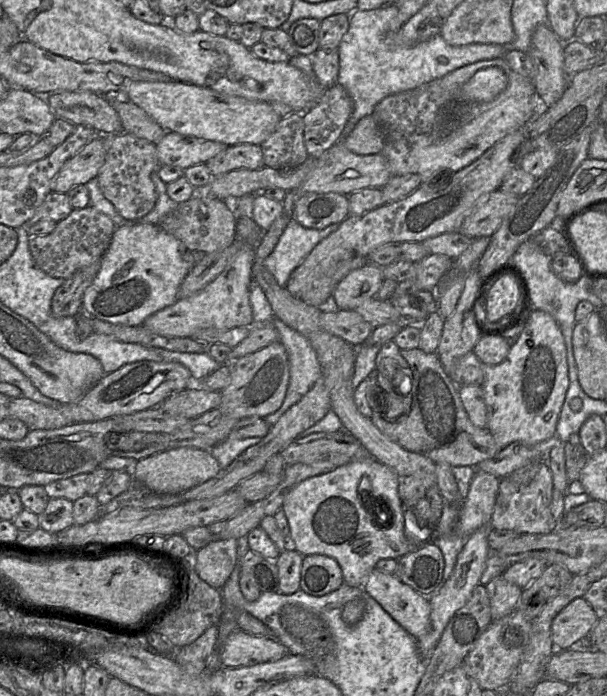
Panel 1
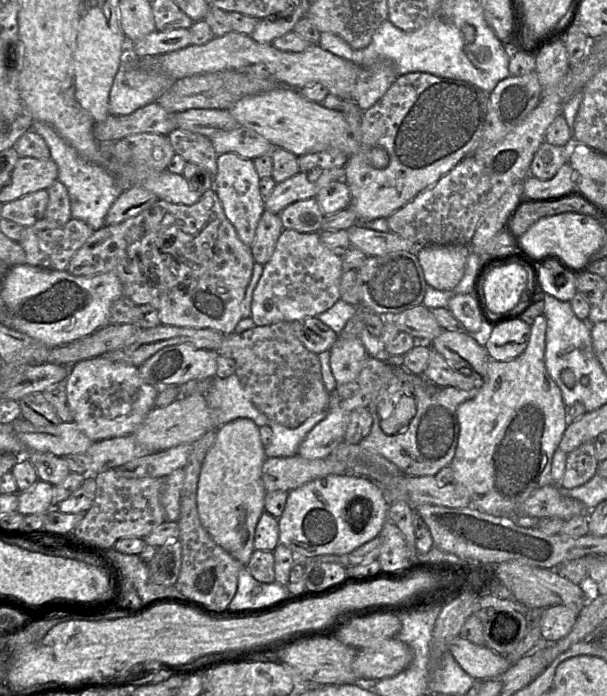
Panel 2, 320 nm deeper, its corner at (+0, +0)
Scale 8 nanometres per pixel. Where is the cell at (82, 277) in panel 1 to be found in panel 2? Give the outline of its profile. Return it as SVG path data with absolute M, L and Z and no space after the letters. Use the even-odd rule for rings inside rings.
M210 189L195 204L173 204L157 200L135 217L94 231L71 258L66 271L74 276L114 273L122 284L123 296L136 305L153 306L158 311L161 324L212 329L228 335L234 332L242 319L241 302L254 264L251 247L239 239L217 194Z

